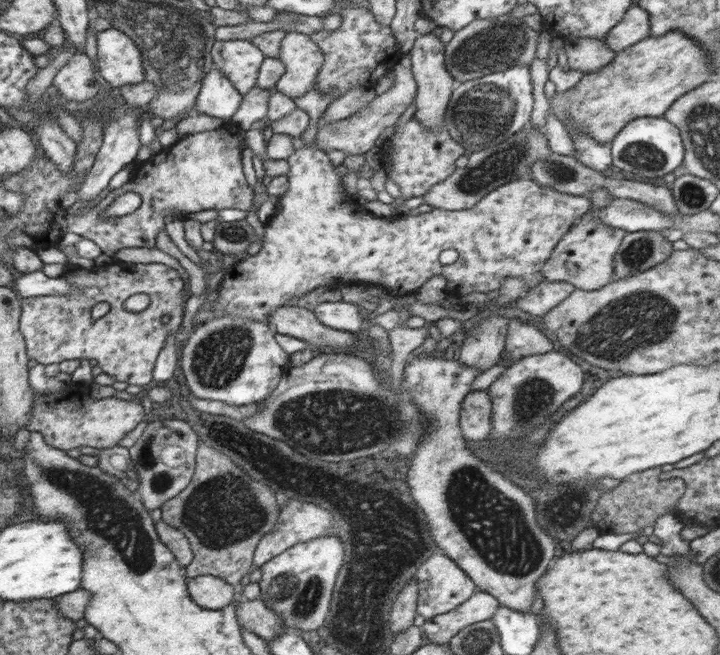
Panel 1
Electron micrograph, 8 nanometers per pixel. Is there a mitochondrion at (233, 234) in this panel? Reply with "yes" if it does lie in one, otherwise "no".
yes

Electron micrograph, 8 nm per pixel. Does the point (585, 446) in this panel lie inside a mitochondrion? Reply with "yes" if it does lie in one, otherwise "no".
no

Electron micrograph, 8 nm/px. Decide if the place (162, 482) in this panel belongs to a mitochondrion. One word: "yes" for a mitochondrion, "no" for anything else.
yes

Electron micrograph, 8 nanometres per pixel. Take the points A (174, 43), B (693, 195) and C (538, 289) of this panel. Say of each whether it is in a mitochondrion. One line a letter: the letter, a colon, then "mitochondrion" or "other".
A: mitochondrion
B: mitochondrion
C: other

